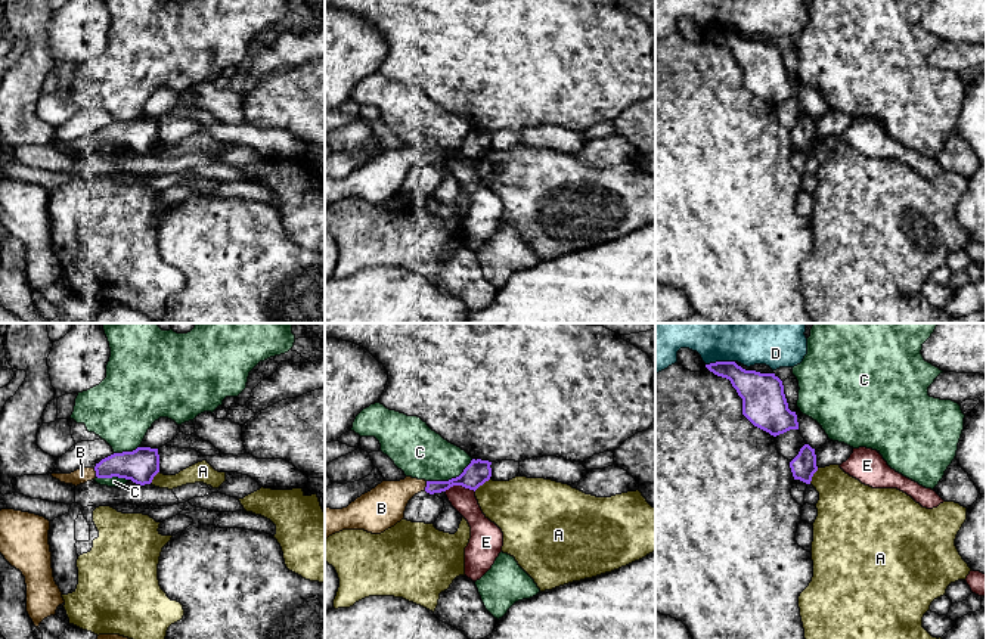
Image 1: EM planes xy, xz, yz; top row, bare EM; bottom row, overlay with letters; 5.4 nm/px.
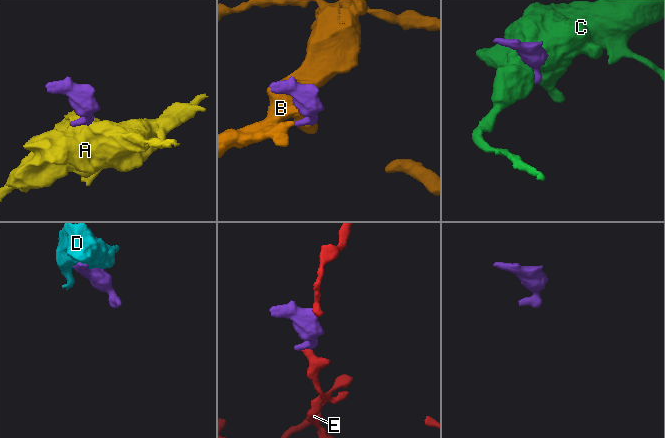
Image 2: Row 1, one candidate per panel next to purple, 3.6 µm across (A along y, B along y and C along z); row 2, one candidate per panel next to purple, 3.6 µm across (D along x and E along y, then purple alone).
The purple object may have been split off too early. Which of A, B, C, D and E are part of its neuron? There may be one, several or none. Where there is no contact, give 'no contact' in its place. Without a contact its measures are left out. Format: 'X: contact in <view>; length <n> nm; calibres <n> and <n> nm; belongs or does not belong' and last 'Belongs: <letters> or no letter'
A: contact in yz; length 100 nm; calibres 140 and 320 nm; does not belong
B: contact in xz; length 60 nm; calibres 120 and 220 nm; belongs
C: contact in xz; length 280 nm; calibres 140 and 280 nm; does not belong
D: contact in yz; length 160 nm; calibres 180 and 190 nm; does not belong
E: contact in xz; length 170 nm; calibres 140 and 140 nm; does not belong
Belongs: B

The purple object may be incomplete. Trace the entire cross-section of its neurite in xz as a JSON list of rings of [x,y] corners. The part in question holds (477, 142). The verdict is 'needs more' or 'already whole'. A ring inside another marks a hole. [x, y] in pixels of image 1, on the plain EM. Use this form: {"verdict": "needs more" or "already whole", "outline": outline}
{"verdict": "needs more", "outline": [[[472,128],[463,142],[449,151],[425,151],[406,146],[400,151],[382,151],[362,164],[347,177],[325,177],[325,208],[342,199],[365,199],[381,204],[404,187],[409,170],[421,162],[441,162],[453,155],[477,159],[492,146],[492,131]]]}

